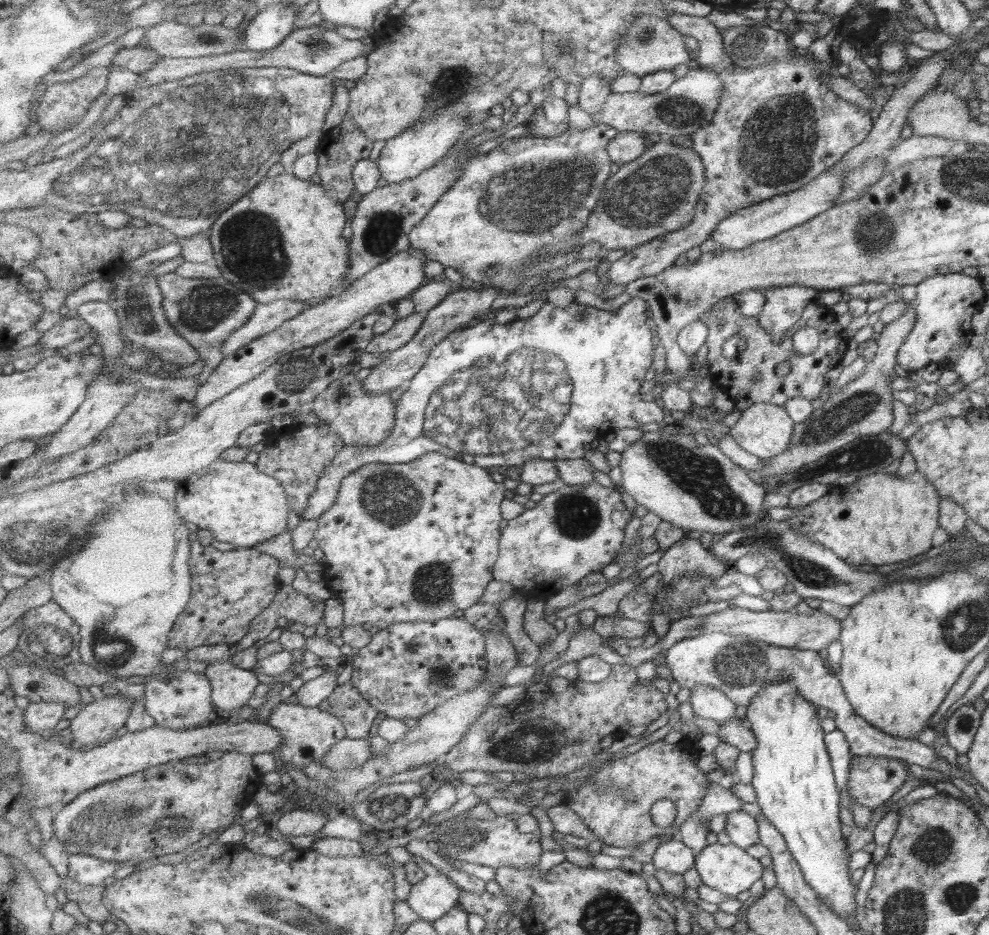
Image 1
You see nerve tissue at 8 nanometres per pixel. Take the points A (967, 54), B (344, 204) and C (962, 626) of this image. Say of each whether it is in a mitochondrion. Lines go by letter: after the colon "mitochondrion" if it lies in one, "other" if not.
A: other
B: other
C: mitochondrion

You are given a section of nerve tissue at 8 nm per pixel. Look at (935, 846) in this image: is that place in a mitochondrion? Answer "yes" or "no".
yes

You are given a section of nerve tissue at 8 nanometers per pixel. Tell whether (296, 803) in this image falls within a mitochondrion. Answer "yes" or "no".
no

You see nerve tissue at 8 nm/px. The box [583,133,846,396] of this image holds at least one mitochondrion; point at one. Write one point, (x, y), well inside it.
(646, 198)

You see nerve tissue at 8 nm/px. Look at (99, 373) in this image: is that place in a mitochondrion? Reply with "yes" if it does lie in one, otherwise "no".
no

